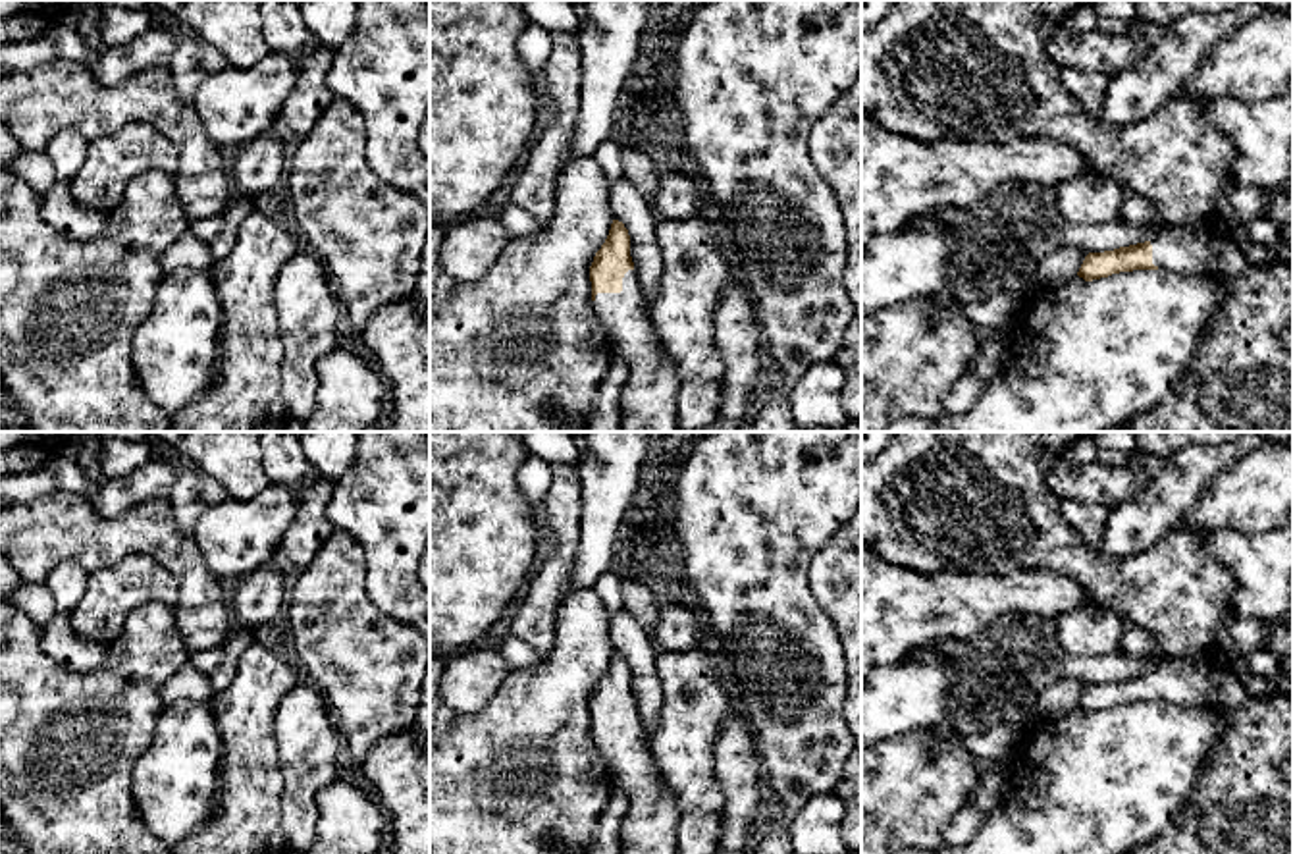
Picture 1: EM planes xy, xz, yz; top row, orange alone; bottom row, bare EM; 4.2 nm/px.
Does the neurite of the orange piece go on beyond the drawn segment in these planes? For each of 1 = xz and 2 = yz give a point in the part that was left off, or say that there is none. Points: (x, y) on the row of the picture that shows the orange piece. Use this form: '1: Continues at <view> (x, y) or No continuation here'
1: Continues at xz (650, 398)
2: Continues at yz (1187, 249)

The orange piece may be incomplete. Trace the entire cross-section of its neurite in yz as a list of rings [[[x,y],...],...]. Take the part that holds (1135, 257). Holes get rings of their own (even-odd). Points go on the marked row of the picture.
[[[1170,226],[1150,241],[1104,253],[1089,253],[1077,272],[1085,281],[1133,270],[1172,270],[1179,274],[1218,274],[1226,239],[1204,226]]]

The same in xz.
[[[613,220],[590,266],[592,301],[613,355],[628,364],[620,391],[620,432],[678,432],[680,378],[655,337],[630,256],[630,235]]]

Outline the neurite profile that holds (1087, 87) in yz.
[[[1077,67],[1060,69],[1062,85],[1091,114],[1100,114],[1110,77],[1098,71]]]

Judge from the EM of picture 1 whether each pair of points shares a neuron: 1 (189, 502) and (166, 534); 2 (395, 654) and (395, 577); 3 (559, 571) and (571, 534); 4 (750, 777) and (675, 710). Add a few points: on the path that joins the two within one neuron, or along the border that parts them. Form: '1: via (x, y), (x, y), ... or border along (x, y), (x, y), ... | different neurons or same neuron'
1: border along (174, 519), (176, 527), (189, 538) | different neurons
2: border along (365, 587), (365, 592), (380, 610), (409, 625) | different neurons
3: via (559, 561), (565, 544) | same neuron
4: border along (733, 704), (715, 747), (721, 791) | different neurons

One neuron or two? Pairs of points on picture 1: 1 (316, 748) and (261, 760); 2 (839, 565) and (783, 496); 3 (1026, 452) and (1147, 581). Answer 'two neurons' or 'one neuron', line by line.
1: two neurons
2: two neurons
3: one neuron

